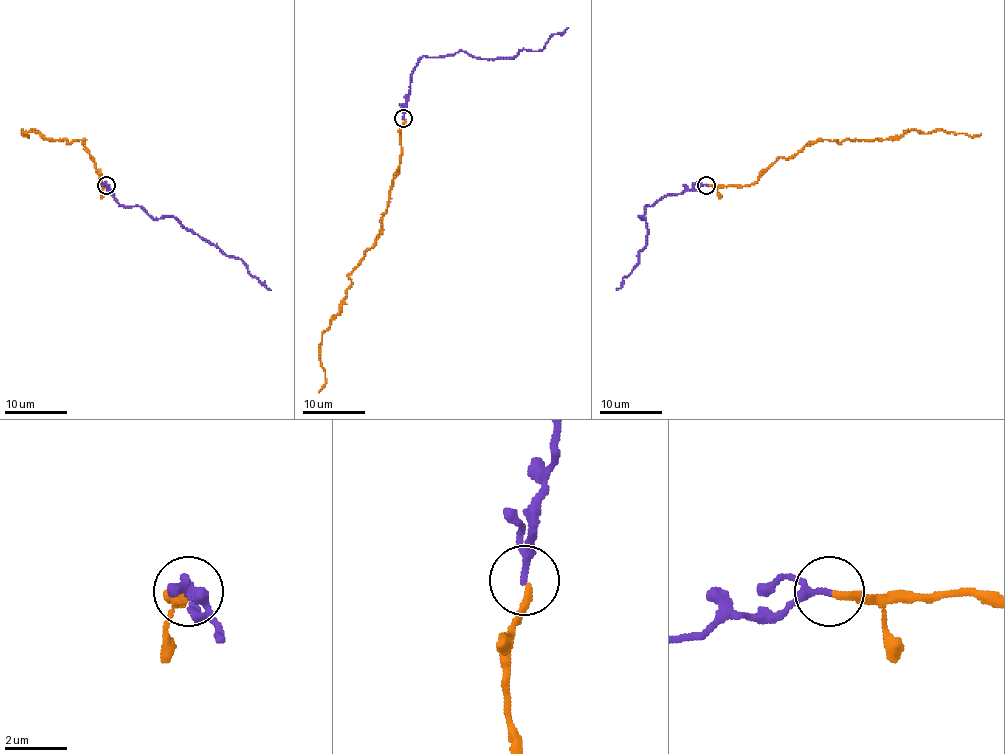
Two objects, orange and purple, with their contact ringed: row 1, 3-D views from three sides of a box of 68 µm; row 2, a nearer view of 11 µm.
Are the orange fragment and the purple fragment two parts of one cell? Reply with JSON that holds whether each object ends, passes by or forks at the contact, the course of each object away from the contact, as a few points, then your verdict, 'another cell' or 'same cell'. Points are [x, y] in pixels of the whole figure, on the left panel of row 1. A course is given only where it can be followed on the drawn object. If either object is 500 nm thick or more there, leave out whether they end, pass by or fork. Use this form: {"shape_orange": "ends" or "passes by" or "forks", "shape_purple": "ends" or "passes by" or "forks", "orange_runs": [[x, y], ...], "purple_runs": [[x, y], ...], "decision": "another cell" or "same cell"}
{"shape_orange": "ends", "shape_purple": "passes by", "orange_runs": [[106, 184], [103, 186], [102, 175], [80, 139], [44, 139], [33, 130], [23, 130], [27, 136], [21, 133]], "purple_runs": [[106, 184], [122, 206], [140, 206], [154, 218], [173, 217], [226, 254], [238, 257], [271, 290]], "decision": "same cell"}

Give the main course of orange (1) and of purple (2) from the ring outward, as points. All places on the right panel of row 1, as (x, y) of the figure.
1: (708, 184), (750, 186), (781, 156), (793, 158), (805, 146), (824, 139), (898, 139), (909, 130), (981, 133)
2: (706, 184), (644, 206), (639, 217), (647, 228), (647, 243), (616, 290)

